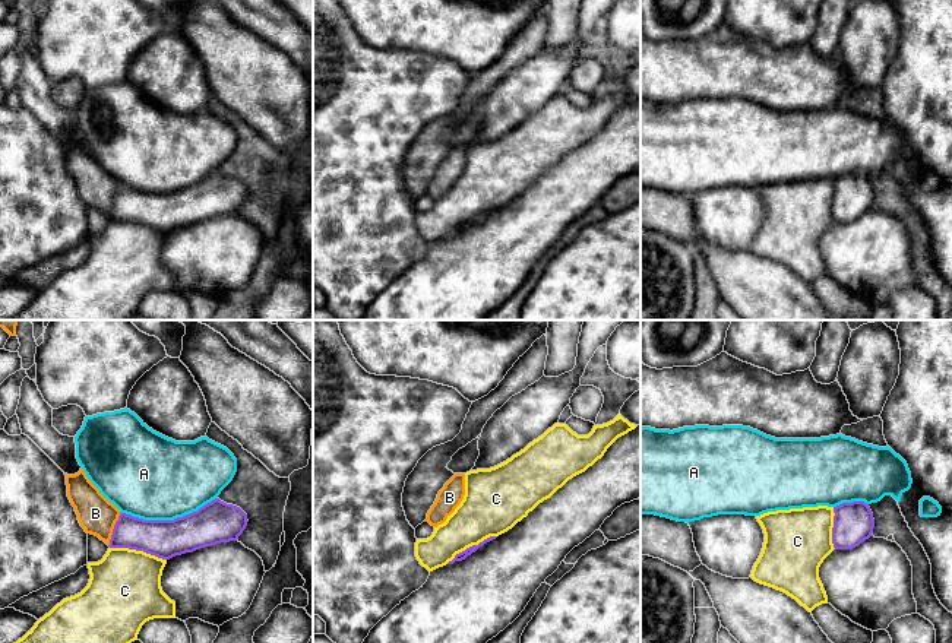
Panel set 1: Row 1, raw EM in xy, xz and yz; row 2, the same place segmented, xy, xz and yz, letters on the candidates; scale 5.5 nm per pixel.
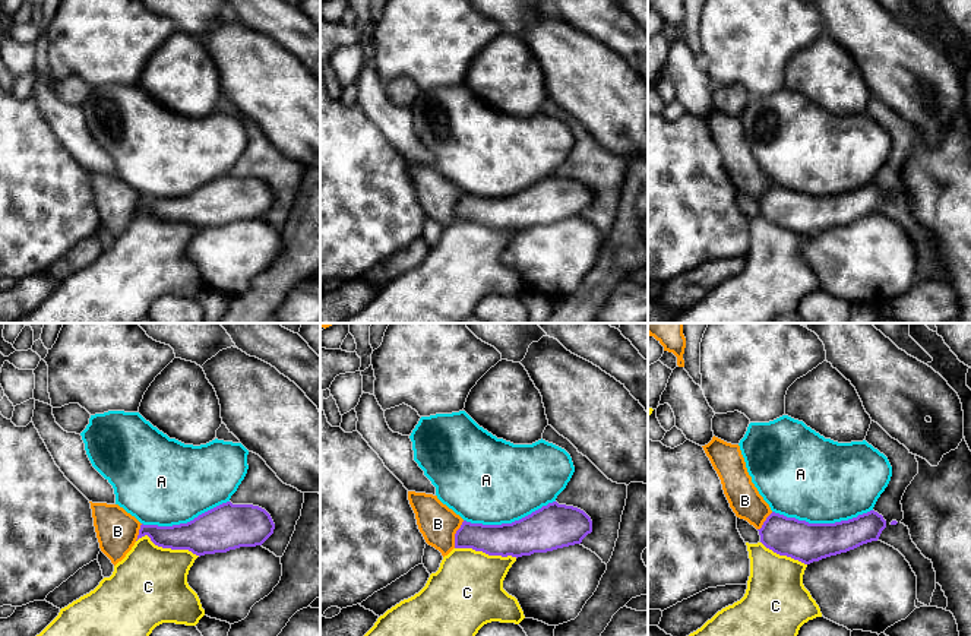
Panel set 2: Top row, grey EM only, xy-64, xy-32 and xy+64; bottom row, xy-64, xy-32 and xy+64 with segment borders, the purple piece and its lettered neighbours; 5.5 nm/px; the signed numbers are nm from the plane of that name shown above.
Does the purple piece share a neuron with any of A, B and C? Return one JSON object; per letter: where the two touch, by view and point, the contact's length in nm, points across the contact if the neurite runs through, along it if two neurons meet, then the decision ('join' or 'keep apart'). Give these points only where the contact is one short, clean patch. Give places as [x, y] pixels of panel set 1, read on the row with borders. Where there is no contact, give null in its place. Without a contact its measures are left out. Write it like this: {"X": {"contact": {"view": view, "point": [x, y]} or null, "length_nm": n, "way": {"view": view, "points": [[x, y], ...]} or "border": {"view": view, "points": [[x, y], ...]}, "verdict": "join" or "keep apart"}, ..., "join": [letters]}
{"A": {"contact": {"view": "xy", "point": [168, 520]}, "length_nm": 550, "verdict": "keep apart"}, "B": {"contact": {"view": "xy", "point": [113, 529]}, "length_nm": 200, "verdict": "keep apart"}, "C": {"contact": {"view": "xy", "point": [138, 550]}, "length_nm": 320, "verdict": "keep apart"}, "join": []}

